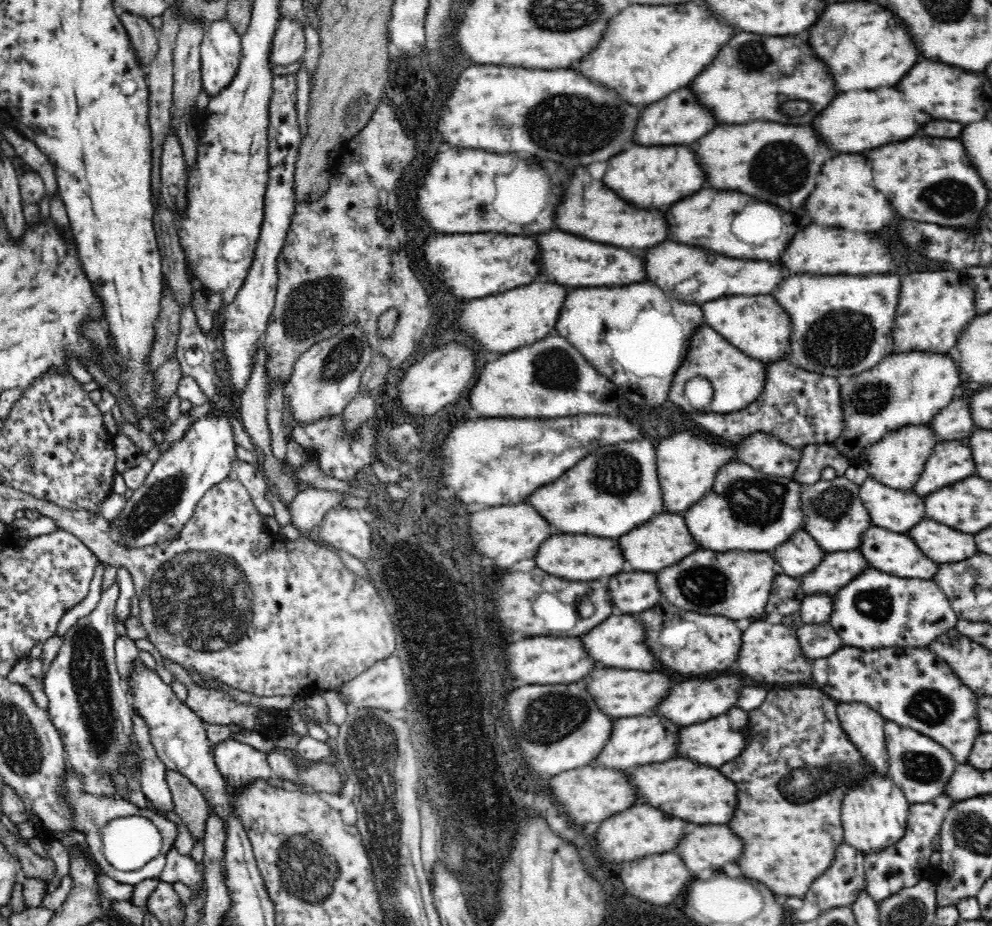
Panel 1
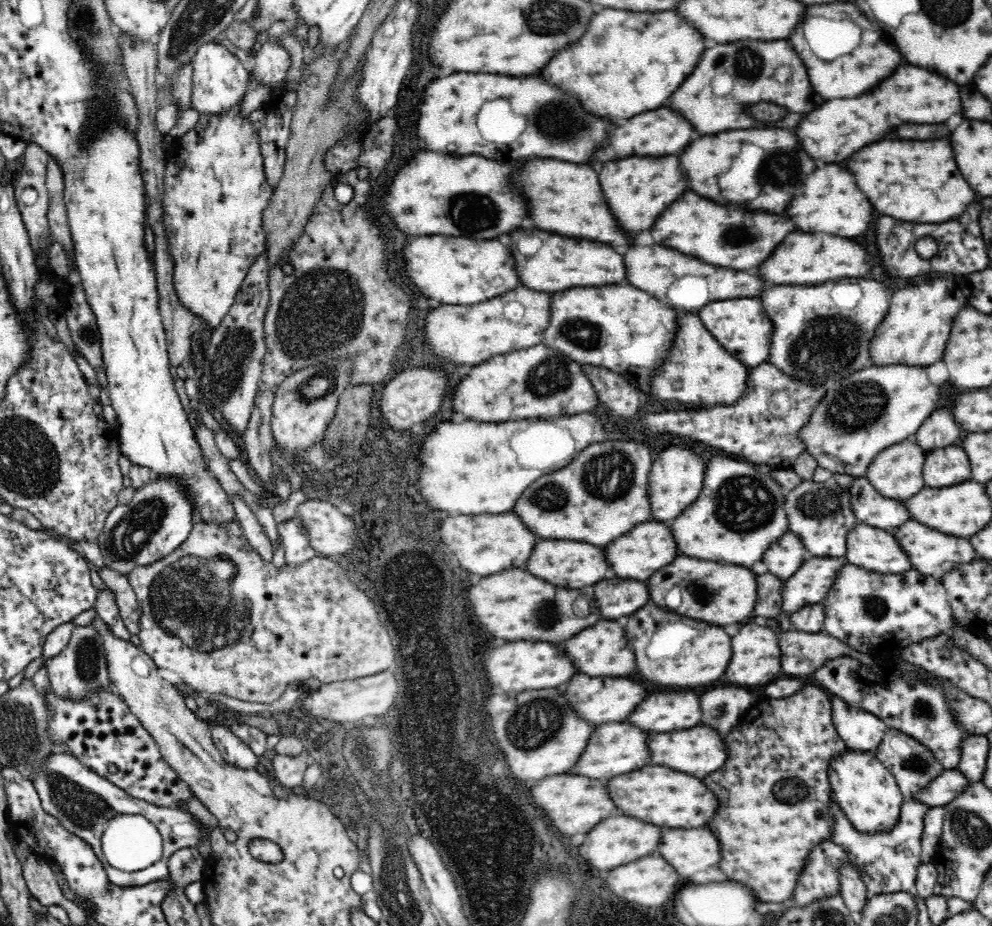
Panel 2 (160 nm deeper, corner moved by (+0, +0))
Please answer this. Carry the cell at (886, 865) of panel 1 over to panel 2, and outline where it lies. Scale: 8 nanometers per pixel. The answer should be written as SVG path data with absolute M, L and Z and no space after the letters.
M830 794L828 813L832 817L832 834L828 840L840 845L849 862L860 873L870 895L889 894L894 892L917 893L916 868L920 866L920 848L922 830L924 830L924 816L929 806L912 800L905 800L900 808L900 816L890 830L880 832L860 832L853 828L852 823L846 818L840 805Z

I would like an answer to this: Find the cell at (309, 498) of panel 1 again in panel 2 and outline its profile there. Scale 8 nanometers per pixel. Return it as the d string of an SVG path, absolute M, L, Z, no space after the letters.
M289 519L277 526L279 536L284 545L286 565L295 569L316 558L317 553L310 547L308 537L298 519Z

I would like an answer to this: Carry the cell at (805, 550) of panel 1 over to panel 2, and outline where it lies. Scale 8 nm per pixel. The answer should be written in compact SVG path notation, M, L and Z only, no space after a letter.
M788 531L779 536L774 544L768 546L762 562L766 565L768 572L785 581L800 568L807 557L809 554L804 549L802 541Z

